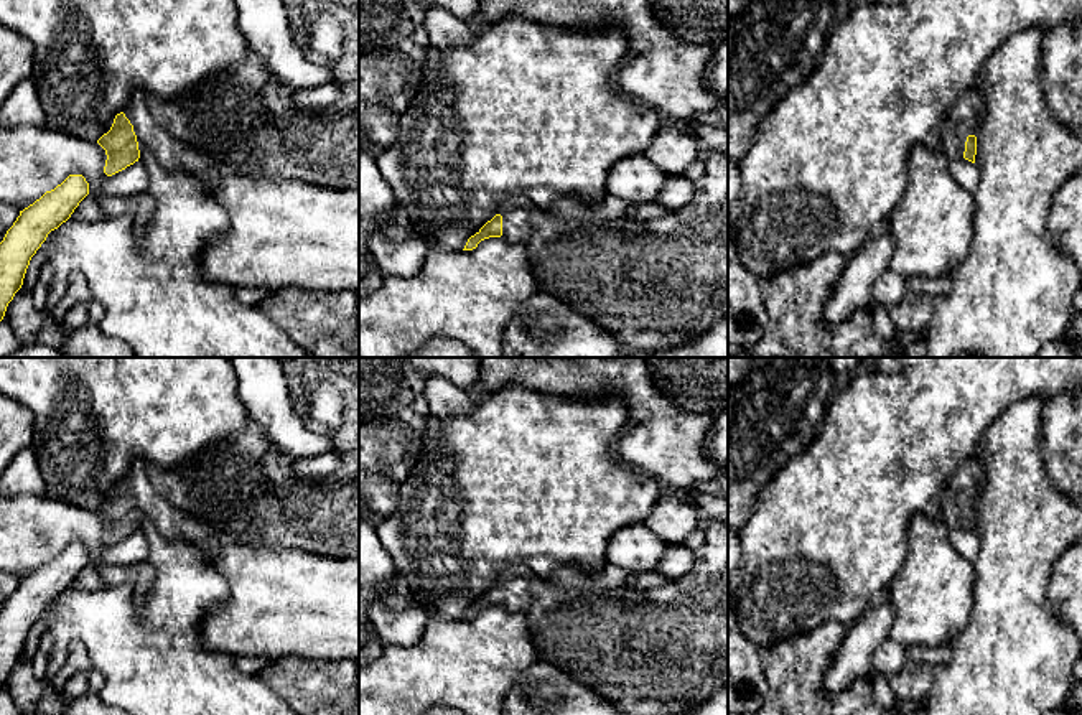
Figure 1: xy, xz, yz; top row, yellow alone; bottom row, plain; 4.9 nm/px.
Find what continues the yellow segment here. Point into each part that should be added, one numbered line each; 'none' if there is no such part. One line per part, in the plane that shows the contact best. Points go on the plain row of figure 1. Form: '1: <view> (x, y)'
1: xy (152, 508)

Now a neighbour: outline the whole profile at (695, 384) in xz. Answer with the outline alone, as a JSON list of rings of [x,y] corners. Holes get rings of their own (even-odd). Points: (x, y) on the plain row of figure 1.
[[[644,358],[654,386],[683,412],[716,415],[728,407],[728,358]]]

